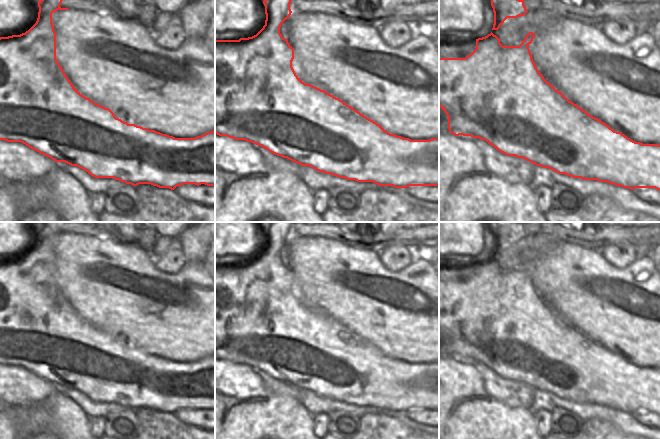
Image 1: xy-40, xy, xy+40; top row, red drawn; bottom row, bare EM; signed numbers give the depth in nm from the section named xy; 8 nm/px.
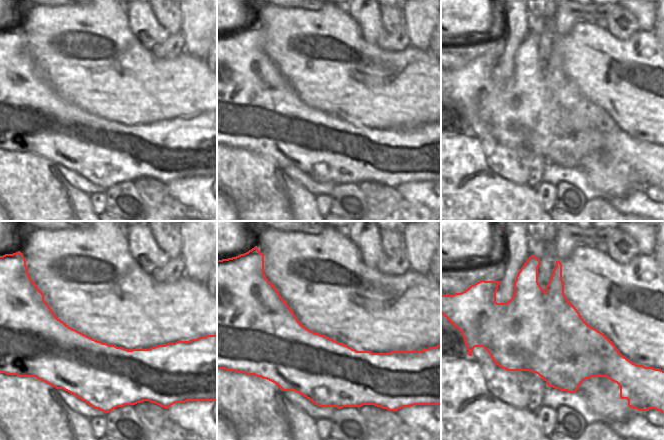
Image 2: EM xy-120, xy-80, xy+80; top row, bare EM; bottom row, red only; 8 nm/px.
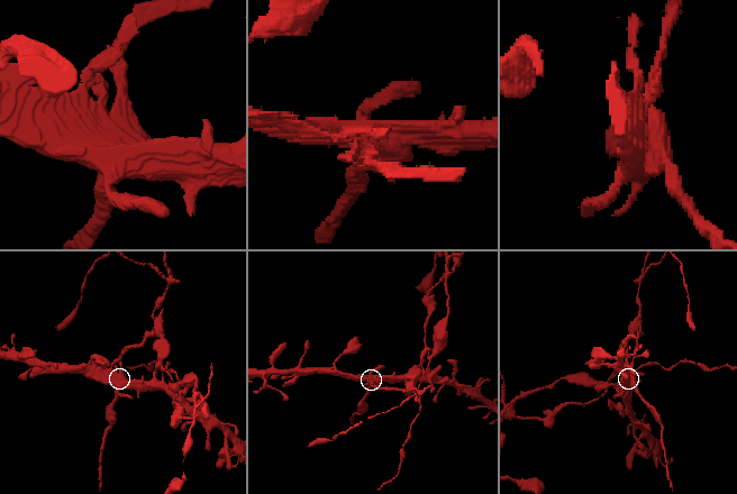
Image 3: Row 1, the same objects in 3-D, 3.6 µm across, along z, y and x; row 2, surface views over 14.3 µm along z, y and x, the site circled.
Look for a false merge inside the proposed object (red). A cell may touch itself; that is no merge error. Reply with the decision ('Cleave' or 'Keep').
Cleave

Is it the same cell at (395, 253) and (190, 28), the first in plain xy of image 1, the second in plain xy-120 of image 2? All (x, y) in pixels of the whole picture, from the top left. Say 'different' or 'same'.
different

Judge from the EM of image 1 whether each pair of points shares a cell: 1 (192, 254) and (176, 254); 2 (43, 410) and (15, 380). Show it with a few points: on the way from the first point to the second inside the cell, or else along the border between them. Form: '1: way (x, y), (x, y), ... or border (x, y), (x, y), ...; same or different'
1: border (179, 246), (186, 263); different
2: way (36, 403), (20, 387); same

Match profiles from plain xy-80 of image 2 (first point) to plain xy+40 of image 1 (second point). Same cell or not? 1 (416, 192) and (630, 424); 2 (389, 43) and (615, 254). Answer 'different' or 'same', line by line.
1: different
2: same

